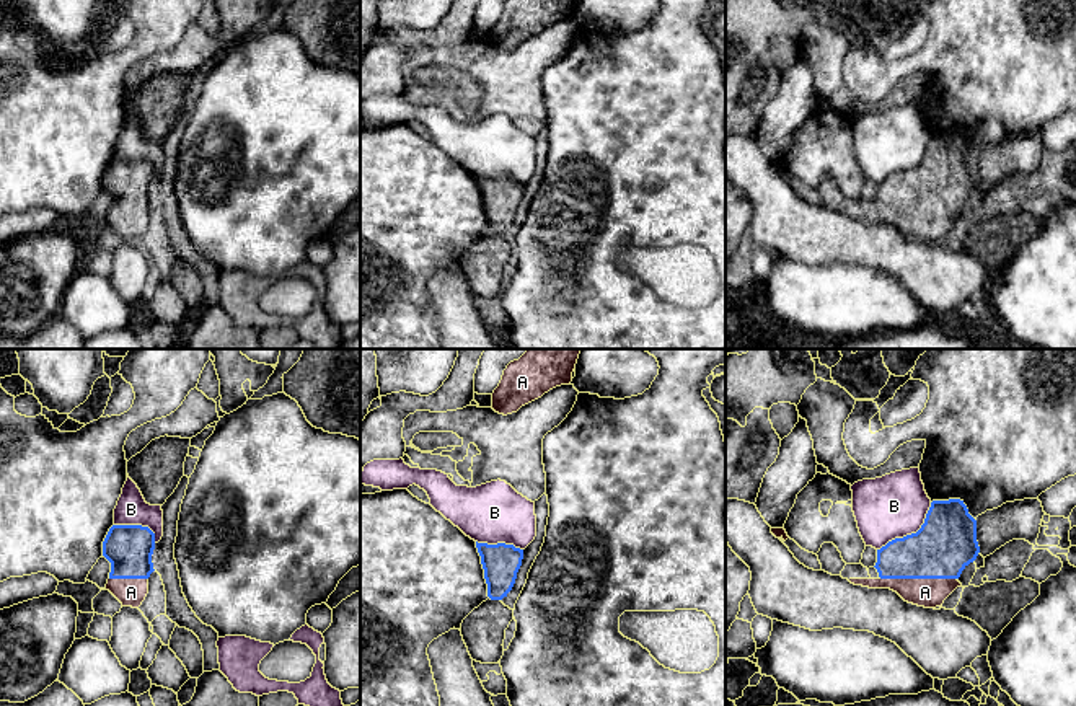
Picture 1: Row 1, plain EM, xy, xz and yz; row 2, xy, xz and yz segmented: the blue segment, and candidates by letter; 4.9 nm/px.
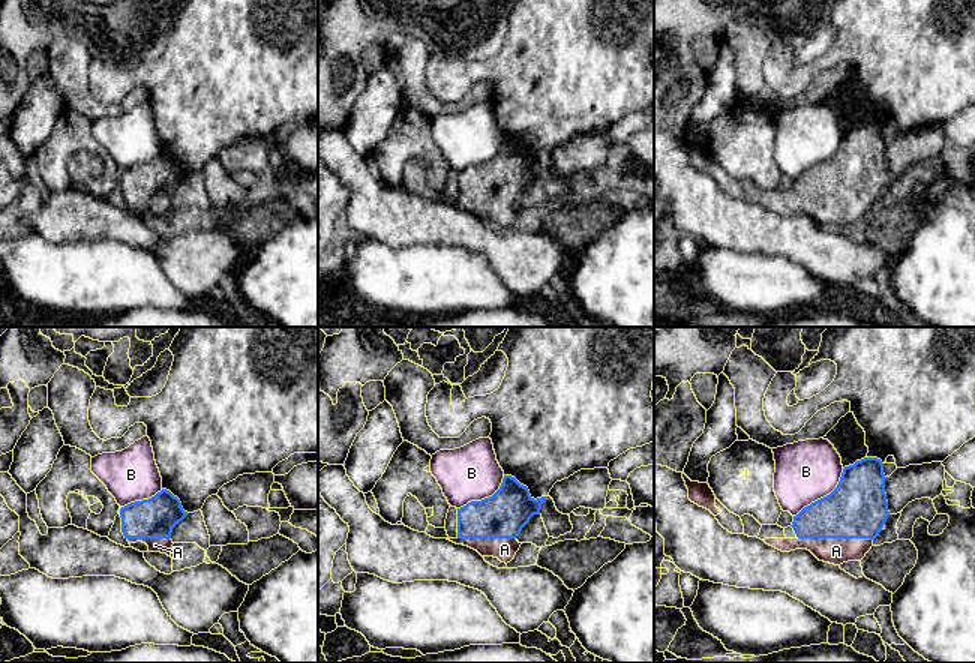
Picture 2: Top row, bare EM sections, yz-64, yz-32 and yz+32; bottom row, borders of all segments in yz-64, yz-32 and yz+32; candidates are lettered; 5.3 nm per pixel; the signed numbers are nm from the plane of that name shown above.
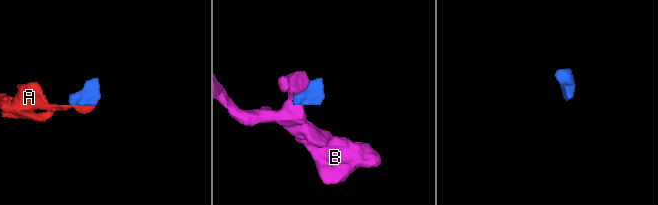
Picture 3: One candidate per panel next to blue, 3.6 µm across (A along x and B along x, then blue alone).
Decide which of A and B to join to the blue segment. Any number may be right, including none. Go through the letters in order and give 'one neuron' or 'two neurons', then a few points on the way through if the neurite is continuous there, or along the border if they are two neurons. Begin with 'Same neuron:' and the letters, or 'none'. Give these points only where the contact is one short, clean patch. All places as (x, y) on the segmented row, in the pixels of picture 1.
Same neuron: A
A: one neuron
B: two neurons

